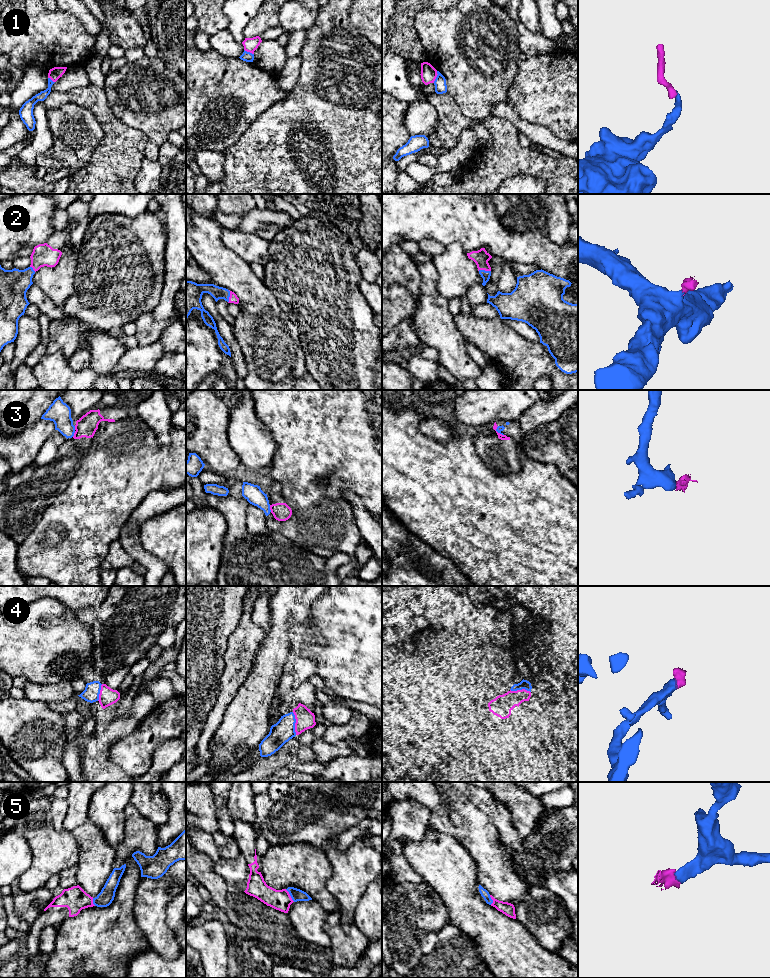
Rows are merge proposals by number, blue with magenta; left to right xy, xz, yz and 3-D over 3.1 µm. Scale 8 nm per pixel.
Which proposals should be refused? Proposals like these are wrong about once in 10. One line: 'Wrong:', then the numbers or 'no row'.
Wrong: 3

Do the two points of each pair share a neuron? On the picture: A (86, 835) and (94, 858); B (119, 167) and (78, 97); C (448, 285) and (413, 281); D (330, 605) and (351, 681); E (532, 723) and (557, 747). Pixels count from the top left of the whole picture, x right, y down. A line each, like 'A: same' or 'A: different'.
A: same
B: same
C: different
D: same
E: same

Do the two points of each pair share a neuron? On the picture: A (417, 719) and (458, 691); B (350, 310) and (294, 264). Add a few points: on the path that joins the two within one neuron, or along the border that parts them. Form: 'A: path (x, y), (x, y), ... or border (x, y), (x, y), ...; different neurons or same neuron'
A: border (449, 698), (456, 704); different neurons
B: path (336, 306), (308, 278); same neuron

